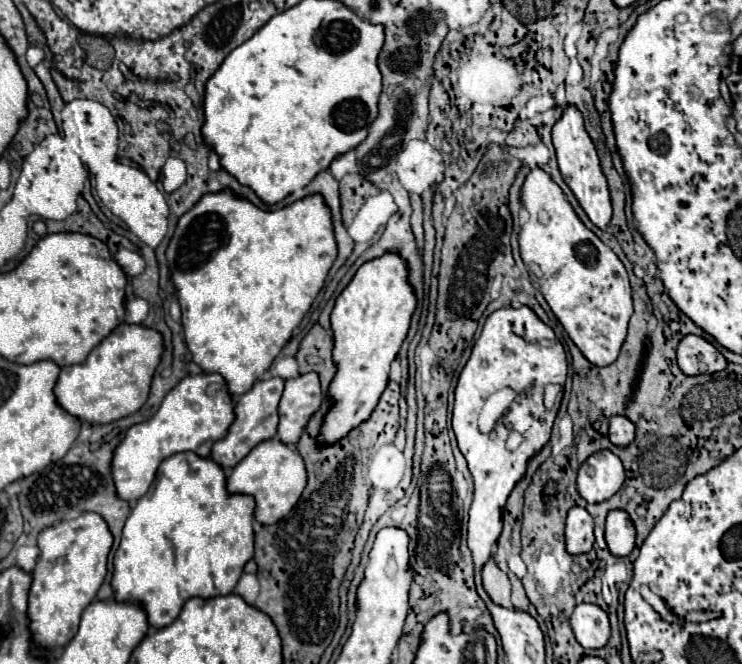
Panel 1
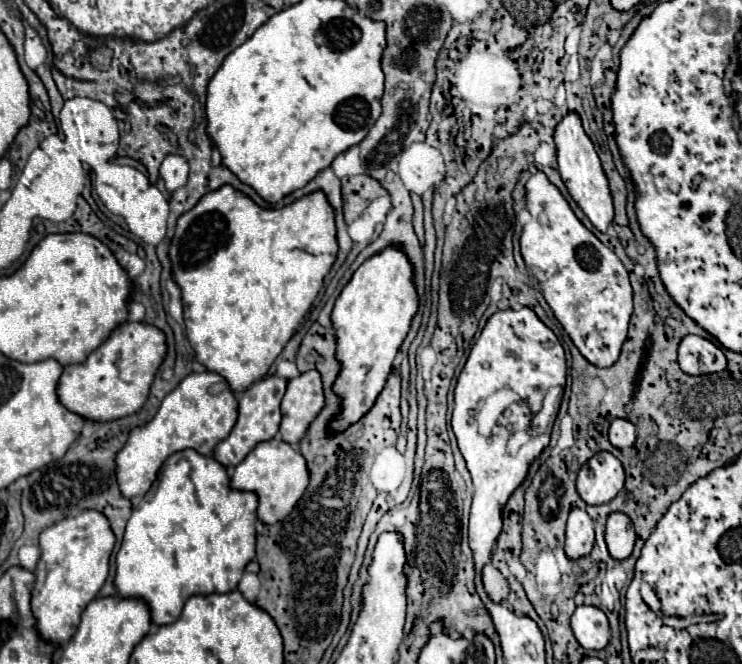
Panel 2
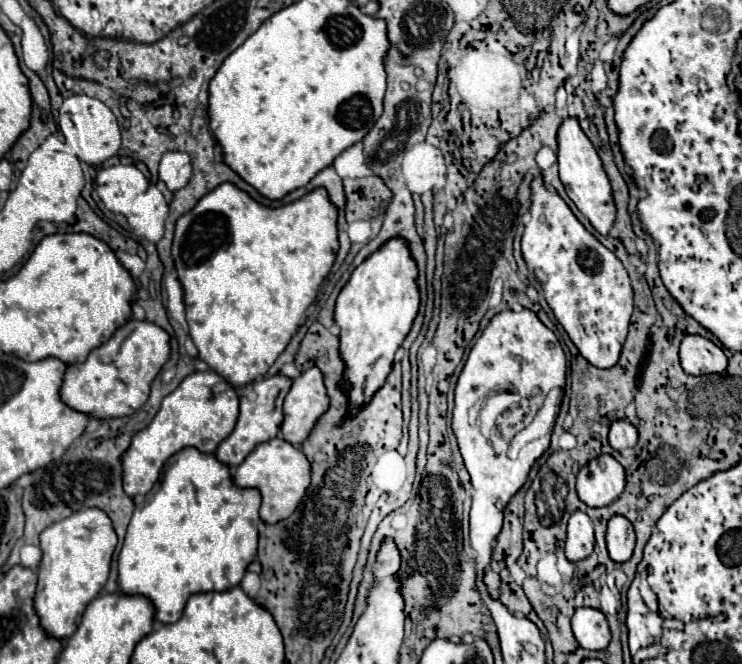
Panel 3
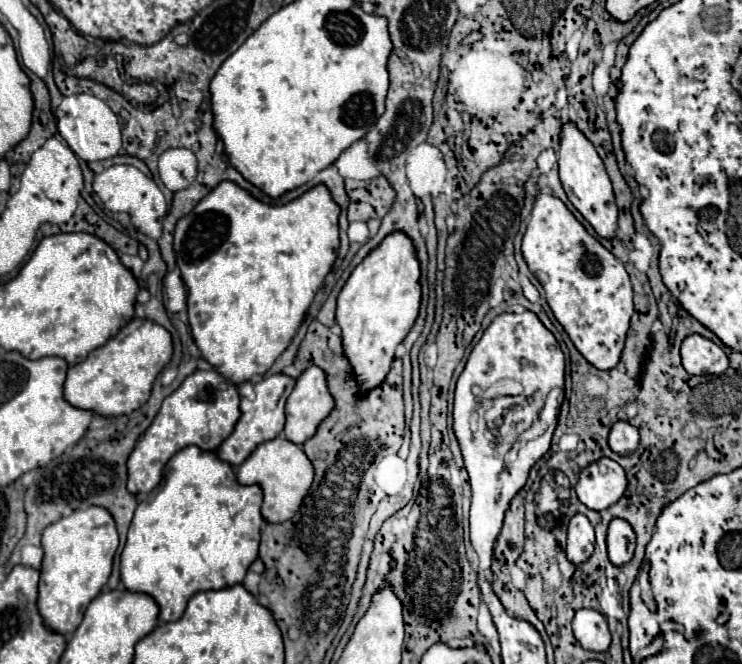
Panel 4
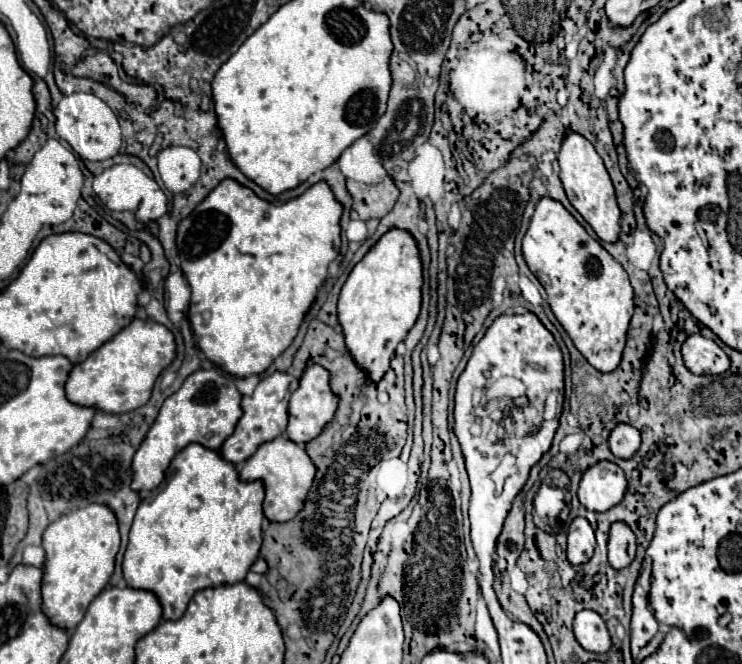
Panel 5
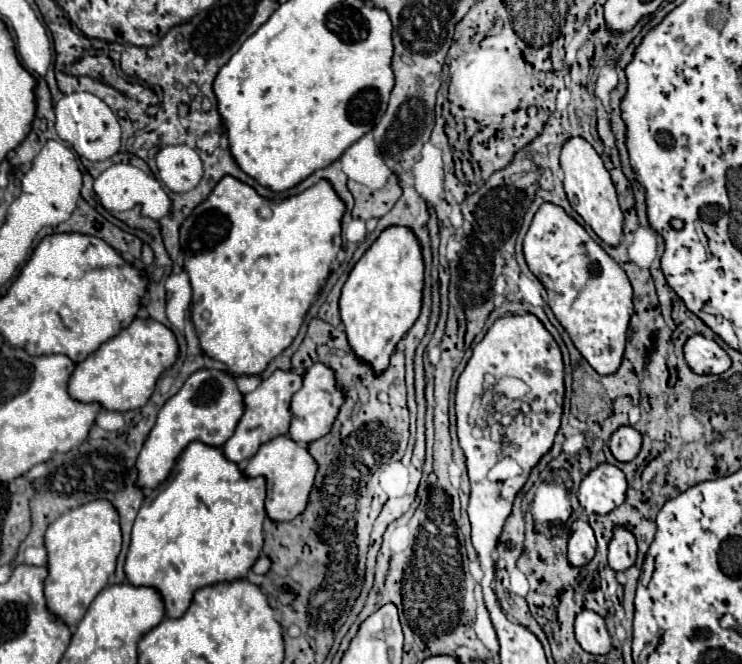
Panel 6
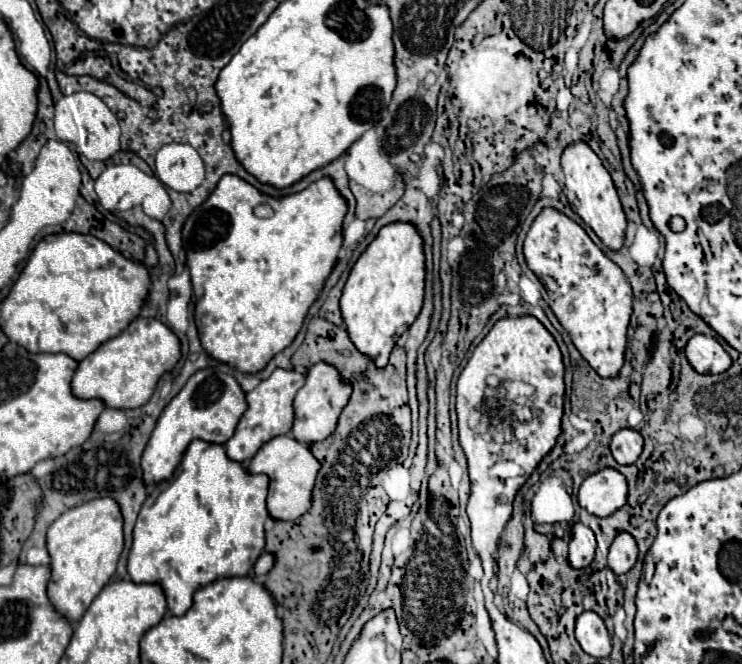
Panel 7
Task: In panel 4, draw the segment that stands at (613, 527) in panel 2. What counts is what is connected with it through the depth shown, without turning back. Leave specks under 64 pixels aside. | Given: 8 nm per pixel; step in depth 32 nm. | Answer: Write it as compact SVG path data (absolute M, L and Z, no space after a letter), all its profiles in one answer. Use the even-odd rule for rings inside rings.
M612 520L608 528L608 558L614 566L624 566L632 560L636 548L636 534L626 520Z

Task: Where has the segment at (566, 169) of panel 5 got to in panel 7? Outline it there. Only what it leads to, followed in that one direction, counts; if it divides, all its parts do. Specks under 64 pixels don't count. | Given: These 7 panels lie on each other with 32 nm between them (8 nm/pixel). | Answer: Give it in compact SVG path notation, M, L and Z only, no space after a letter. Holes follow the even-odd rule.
M576 142L568 146L562 154L562 168L564 168L564 186L566 186L566 196L572 206L572 210L584 220L586 226L590 226L596 236L614 252L618 252L624 244L626 238L626 214L622 210L620 198L616 194L614 182L608 174L608 170L602 166L600 158L588 148L584 142Z

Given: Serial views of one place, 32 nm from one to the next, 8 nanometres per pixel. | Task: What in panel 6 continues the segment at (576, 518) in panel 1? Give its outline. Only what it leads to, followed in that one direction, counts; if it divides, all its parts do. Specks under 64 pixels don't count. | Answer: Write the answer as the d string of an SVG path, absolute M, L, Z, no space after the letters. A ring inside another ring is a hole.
M576 520L570 528L568 562L576 568L586 566L594 558L594 550L596 550L596 538L592 528L584 520Z

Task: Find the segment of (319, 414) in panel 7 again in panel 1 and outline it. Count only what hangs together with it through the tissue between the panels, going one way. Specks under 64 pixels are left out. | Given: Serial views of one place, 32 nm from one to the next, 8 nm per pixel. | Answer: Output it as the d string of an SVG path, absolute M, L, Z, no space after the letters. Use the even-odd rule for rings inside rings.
M316 372L302 374L286 380L286 388L280 400L280 424L278 436L284 444L294 446L302 436L308 420L322 406L322 388Z

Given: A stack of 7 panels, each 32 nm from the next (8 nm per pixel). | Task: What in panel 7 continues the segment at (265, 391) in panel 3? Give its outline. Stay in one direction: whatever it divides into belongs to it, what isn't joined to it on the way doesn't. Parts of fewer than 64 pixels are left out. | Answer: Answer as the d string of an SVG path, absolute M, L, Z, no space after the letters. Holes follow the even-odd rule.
M276 368L270 374L270 378L262 380L252 392L248 392L246 394L248 410L240 418L234 436L226 442L228 458L232 458L232 460L236 460L240 464L246 464L260 450L262 444L266 444L274 436L288 434L292 430L292 424L294 424L294 406L292 406L294 394L304 386L304 382L306 382L306 376L300 374L300 372Z

